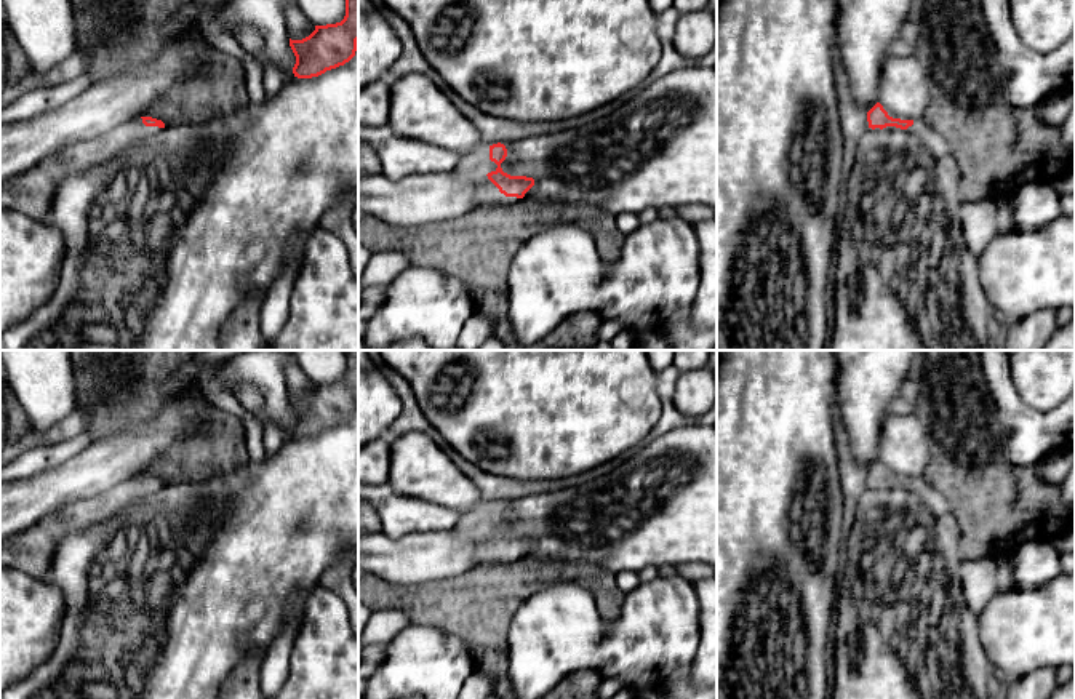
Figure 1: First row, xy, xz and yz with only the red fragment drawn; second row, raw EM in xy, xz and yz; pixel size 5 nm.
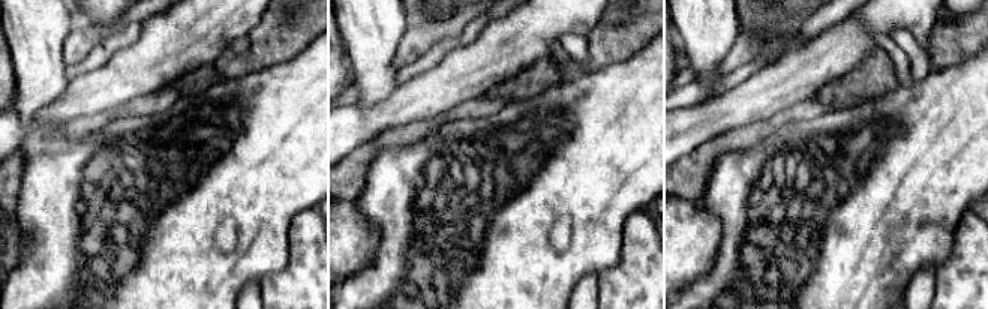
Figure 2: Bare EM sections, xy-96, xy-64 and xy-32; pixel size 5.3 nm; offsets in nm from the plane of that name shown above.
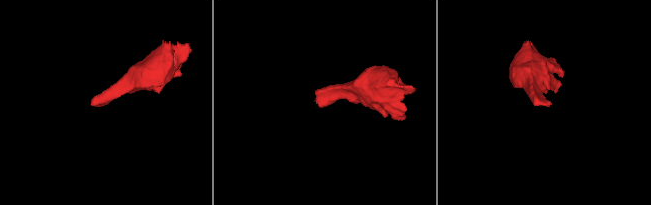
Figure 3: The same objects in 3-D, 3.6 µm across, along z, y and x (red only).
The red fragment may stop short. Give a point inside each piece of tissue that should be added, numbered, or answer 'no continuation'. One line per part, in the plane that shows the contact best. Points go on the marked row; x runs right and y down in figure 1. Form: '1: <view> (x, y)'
1: xz (488, 194)

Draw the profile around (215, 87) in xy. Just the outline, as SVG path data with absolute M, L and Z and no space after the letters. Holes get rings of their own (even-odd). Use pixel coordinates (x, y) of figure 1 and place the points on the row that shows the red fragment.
M203 45L195 53L190 70L139 117L162 120L165 126L200 125L250 104L242 59Z

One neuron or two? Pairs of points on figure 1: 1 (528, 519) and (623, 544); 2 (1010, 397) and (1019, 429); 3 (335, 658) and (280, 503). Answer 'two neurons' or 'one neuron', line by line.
1: one neuron
2: one neuron
3: two neurons

